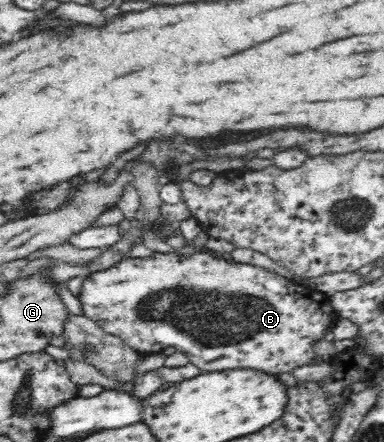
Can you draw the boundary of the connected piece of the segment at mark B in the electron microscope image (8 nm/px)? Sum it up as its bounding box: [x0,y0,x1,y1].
[76,250,338,374]

